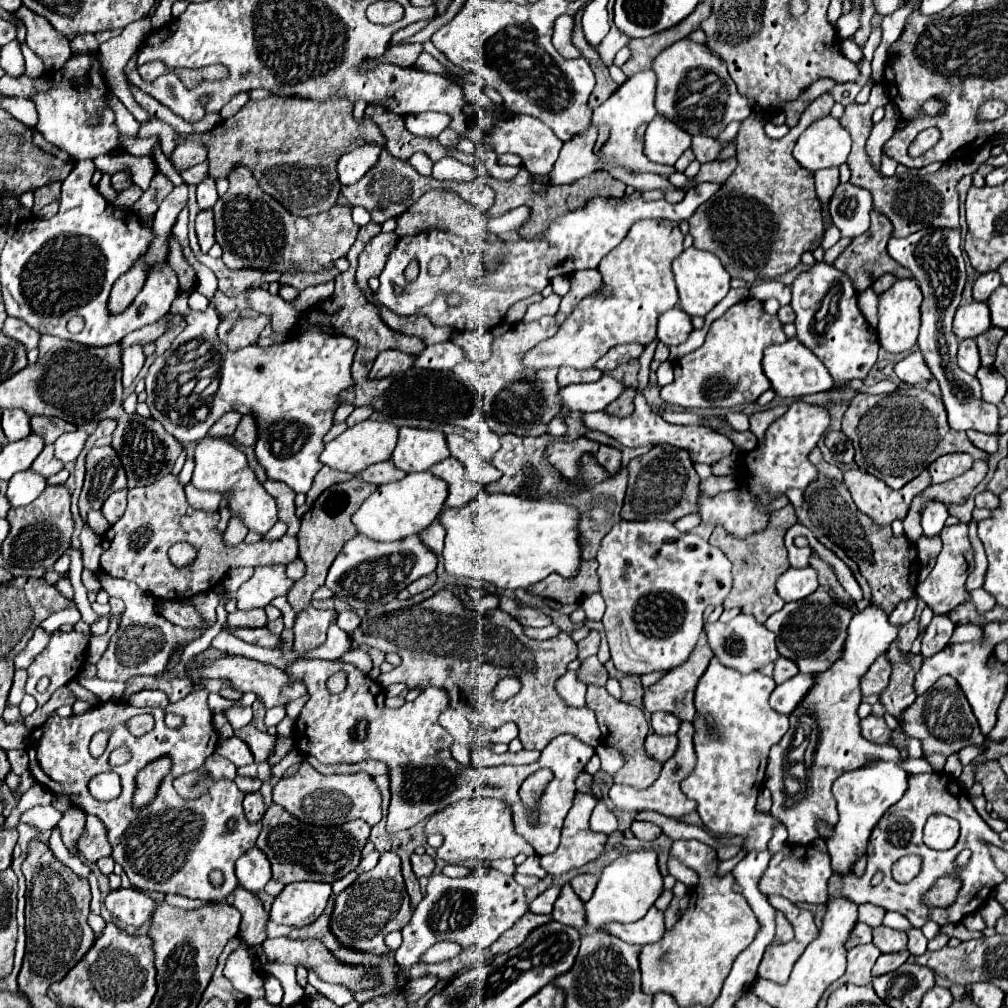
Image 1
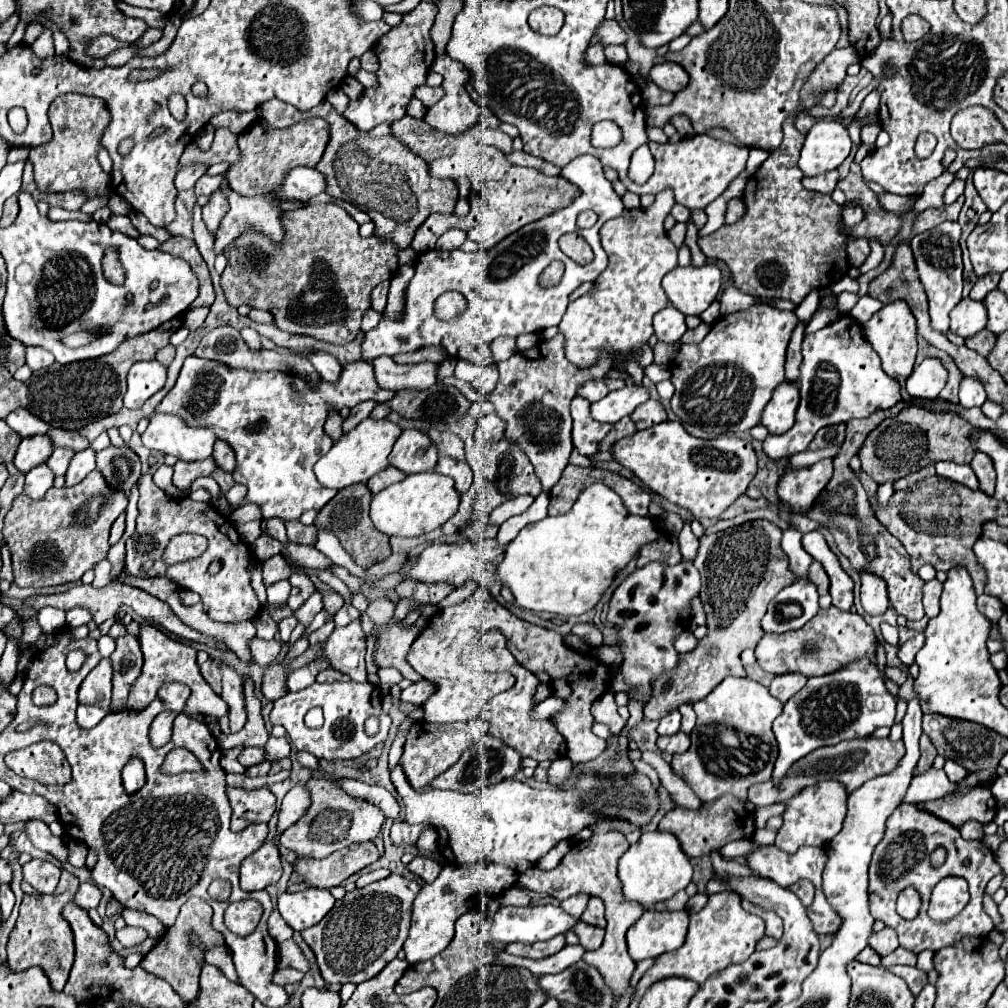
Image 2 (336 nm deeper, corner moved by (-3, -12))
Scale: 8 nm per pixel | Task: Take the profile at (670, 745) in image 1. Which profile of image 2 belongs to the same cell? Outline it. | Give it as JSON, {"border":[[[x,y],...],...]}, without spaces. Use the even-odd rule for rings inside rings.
{"border":[[[678,731],[676,735],[670,735],[670,737],[658,737],[658,749],[666,751],[670,755],[686,753],[688,747],[690,747],[690,737],[684,735],[682,731]]]}

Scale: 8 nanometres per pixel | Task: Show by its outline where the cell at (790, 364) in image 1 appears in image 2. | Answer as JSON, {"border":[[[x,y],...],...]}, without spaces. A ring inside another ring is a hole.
{"border":[[[782,381],[774,391],[772,399],[762,411],[762,425],[768,427],[770,433],[784,433],[794,425],[796,405],[800,403],[798,383]]]}

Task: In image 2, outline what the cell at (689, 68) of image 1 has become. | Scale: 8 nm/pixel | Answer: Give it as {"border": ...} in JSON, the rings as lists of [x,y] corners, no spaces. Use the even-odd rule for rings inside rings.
{"border":[[[662,61],[662,63],[656,63],[650,71],[650,79],[662,89],[662,91],[672,91],[672,93],[678,93],[680,89],[686,89],[688,85],[688,71],[678,65],[678,63],[668,63],[668,61]]]}

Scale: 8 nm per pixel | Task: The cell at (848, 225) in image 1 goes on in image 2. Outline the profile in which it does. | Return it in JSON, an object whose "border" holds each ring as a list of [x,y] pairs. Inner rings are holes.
{"border":[[[860,207],[846,209],[846,211],[842,213],[842,219],[844,219],[844,223],[846,223],[848,227],[852,227],[852,225],[858,225],[858,223],[864,219],[864,211],[862,211]]]}

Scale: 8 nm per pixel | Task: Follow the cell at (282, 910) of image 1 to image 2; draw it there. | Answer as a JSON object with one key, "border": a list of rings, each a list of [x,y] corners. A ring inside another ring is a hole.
{"border":[[[306,889],[300,893],[282,893],[278,897],[278,911],[294,931],[316,925],[332,907],[334,897],[326,889]]]}

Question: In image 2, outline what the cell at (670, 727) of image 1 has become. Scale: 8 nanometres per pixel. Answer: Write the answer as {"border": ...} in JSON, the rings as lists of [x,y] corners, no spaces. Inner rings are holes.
{"border":[[[672,711],[660,719],[658,735],[674,735],[678,731],[680,731],[680,713],[678,711]]]}

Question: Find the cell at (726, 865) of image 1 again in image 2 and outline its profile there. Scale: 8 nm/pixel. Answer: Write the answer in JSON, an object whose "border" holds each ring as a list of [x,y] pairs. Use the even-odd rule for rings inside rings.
{"border":[[[778,803],[771,806],[756,808],[753,814],[756,829],[762,829],[767,820],[773,816],[782,815],[786,809],[784,803]]]}

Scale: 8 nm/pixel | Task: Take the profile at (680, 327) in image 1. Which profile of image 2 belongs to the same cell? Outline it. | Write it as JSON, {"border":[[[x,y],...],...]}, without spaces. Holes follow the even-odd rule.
{"border":[[[666,307],[654,317],[654,335],[662,343],[678,343],[686,329],[684,315],[674,307]]]}

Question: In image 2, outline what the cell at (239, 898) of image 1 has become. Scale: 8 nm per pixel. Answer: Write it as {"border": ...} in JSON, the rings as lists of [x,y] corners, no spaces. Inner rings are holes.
{"border":[[[274,909],[272,915],[270,915],[270,919],[268,919],[268,933],[270,933],[270,937],[272,937],[276,943],[282,943],[282,941],[292,939],[292,933],[294,933],[294,931],[286,925],[286,921],[284,921],[282,915],[280,915],[280,911]]]}

